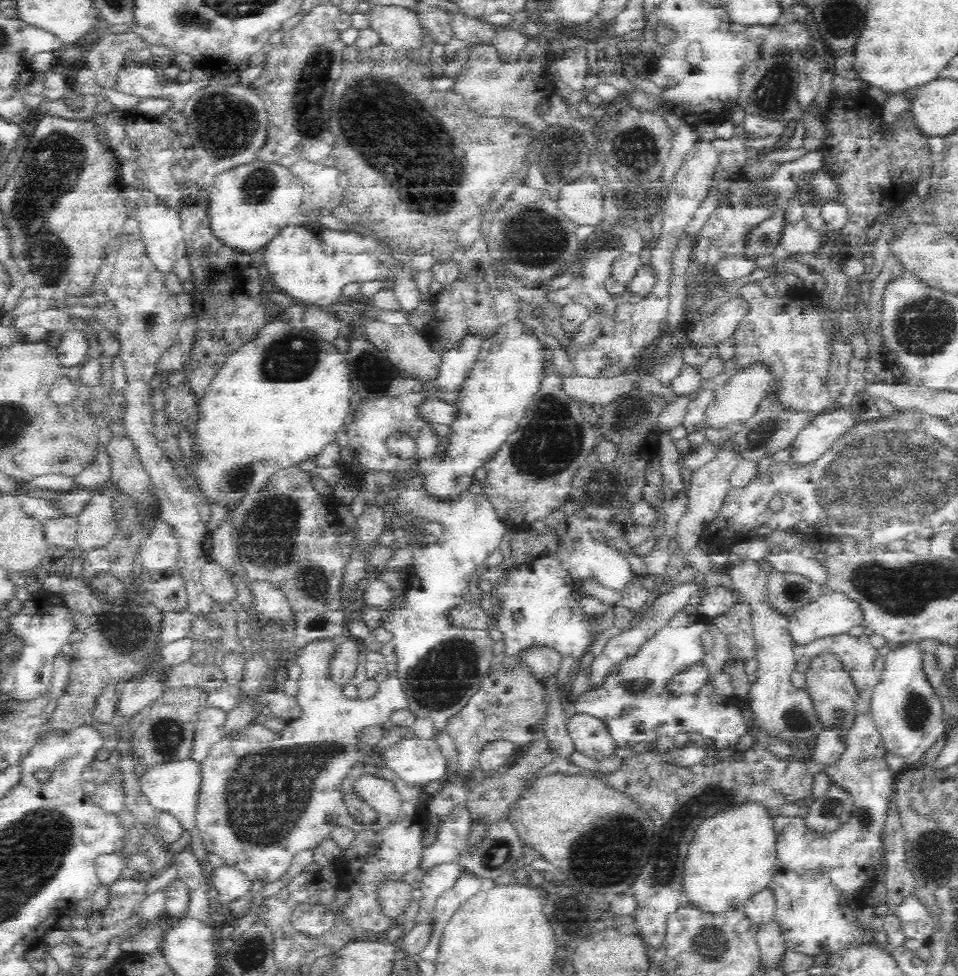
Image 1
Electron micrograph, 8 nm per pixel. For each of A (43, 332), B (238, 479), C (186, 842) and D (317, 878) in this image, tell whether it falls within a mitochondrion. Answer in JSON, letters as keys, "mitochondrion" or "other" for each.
{"A":"other","B":"mitochondrion","C":"other","D":"other"}

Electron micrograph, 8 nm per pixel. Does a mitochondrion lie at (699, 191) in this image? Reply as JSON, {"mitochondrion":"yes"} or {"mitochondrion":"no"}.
{"mitochondrion":"no"}

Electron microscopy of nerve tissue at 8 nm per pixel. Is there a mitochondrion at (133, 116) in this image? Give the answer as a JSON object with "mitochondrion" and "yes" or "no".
{"mitochondrion":"no"}

